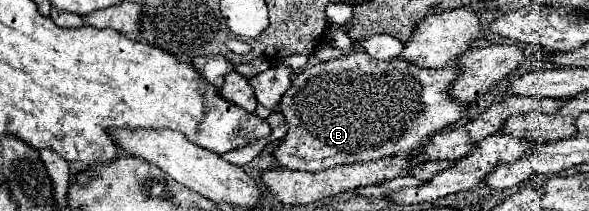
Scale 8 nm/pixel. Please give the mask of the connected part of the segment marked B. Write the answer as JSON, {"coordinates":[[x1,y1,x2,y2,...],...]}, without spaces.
{"coordinates":[[364,51,348,53,338,59,306,67,298,73,280,101,280,113,284,115,288,133,280,145,274,147,272,157,286,169,324,171,328,167,344,163,364,163,396,153,410,153,422,147,434,133,456,123,466,109,450,95,450,83,458,77,458,69,420,69,406,61,376,61]]}

